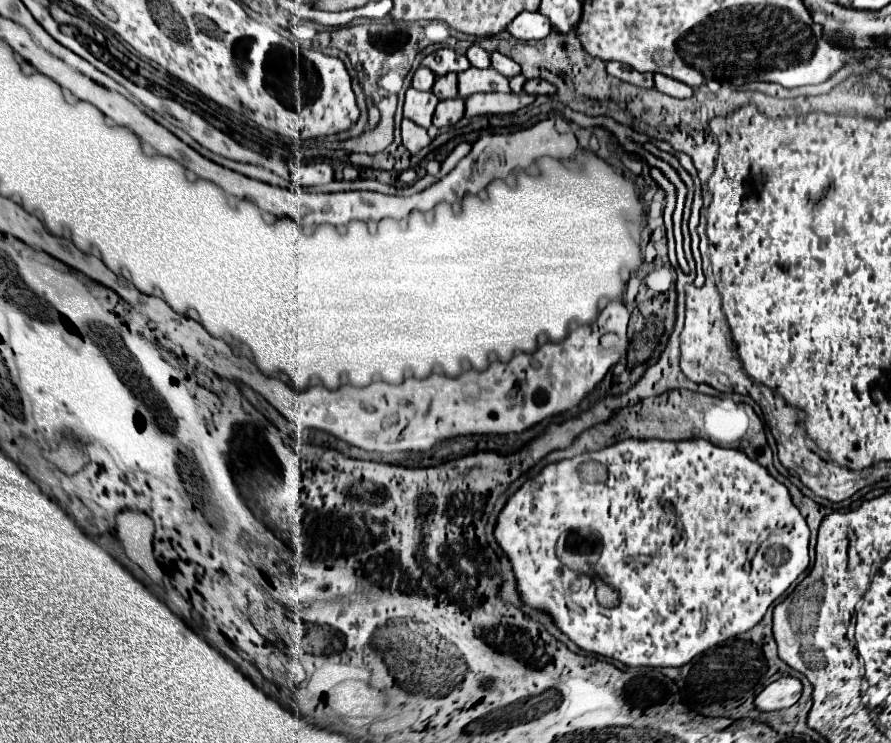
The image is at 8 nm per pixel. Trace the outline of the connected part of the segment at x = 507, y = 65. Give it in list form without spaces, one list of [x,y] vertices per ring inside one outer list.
[[[494,51],[490,55],[490,59],[492,59],[492,69],[496,69],[498,73],[502,73],[504,77],[514,77],[514,75],[520,73],[520,65],[516,61],[512,61],[510,57],[498,53],[498,51]]]

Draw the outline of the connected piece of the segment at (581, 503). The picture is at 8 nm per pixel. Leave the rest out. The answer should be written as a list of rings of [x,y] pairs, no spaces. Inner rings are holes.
[[[628,437],[628,439],[616,441],[600,451],[590,451],[590,453],[576,455],[572,459],[562,459],[562,461],[550,463],[536,477],[526,479],[524,485],[520,485],[520,489],[508,497],[506,505],[502,507],[502,511],[496,517],[494,537],[500,545],[500,549],[506,553],[508,561],[512,563],[516,587],[518,587],[518,593],[520,593],[520,599],[524,605],[550,615],[554,625],[564,635],[568,635],[568,639],[574,641],[582,651],[616,659],[628,667],[682,667],[688,661],[692,661],[696,655],[704,653],[706,649],[752,629],[754,625],[758,625],[762,621],[766,609],[792,585],[792,579],[796,581],[810,567],[810,555],[808,555],[810,529],[806,525],[806,519],[794,507],[788,489],[780,481],[776,481],[762,465],[748,459],[748,455],[744,451],[716,447],[706,439],[664,441],[664,439]],[[578,527],[590,527],[602,535],[602,553],[600,553],[598,563],[594,565],[594,577],[598,577],[606,585],[620,591],[618,607],[612,607],[612,609],[602,607],[594,595],[594,591],[596,591],[594,581],[588,581],[588,575],[570,571],[556,557],[554,547],[556,547],[558,537],[566,529],[570,531],[570,529],[578,529]],[[638,557],[652,557],[652,561],[642,563],[642,561],[638,561]]]

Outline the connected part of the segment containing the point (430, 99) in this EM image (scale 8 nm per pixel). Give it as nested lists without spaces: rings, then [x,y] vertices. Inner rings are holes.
[[[408,87],[406,101],[404,101],[404,117],[428,129],[436,103],[438,103],[438,97],[432,91],[418,91],[414,87]]]

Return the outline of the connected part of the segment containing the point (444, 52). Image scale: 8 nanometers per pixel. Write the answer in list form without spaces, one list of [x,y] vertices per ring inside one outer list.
[[[442,47],[430,55],[424,57],[422,61],[430,71],[434,71],[438,77],[440,75],[446,75],[450,71],[454,73],[460,73],[460,71],[466,71],[470,67],[470,61],[466,59],[466,55],[458,55],[454,49],[450,47]]]

